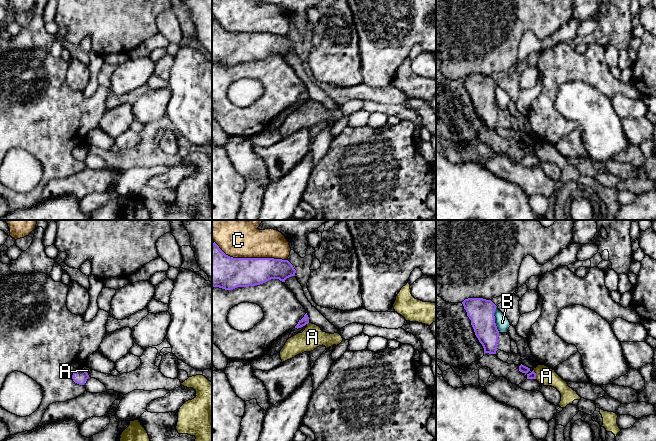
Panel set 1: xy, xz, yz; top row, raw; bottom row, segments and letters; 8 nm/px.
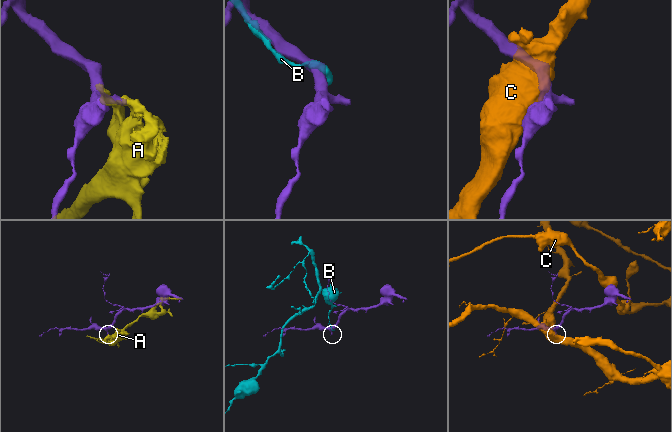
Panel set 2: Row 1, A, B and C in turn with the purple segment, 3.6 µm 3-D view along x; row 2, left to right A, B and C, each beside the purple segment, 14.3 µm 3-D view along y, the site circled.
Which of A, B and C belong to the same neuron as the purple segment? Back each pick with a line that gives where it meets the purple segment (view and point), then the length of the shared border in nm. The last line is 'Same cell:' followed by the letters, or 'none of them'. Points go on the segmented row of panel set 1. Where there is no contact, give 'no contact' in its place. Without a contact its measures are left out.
Same cell: none of them

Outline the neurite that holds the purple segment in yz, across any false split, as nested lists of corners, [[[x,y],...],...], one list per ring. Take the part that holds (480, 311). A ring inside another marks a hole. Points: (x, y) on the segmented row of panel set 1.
[[[468,298],[462,302],[484,354],[496,354],[499,331],[495,323],[496,305],[483,298]]]

